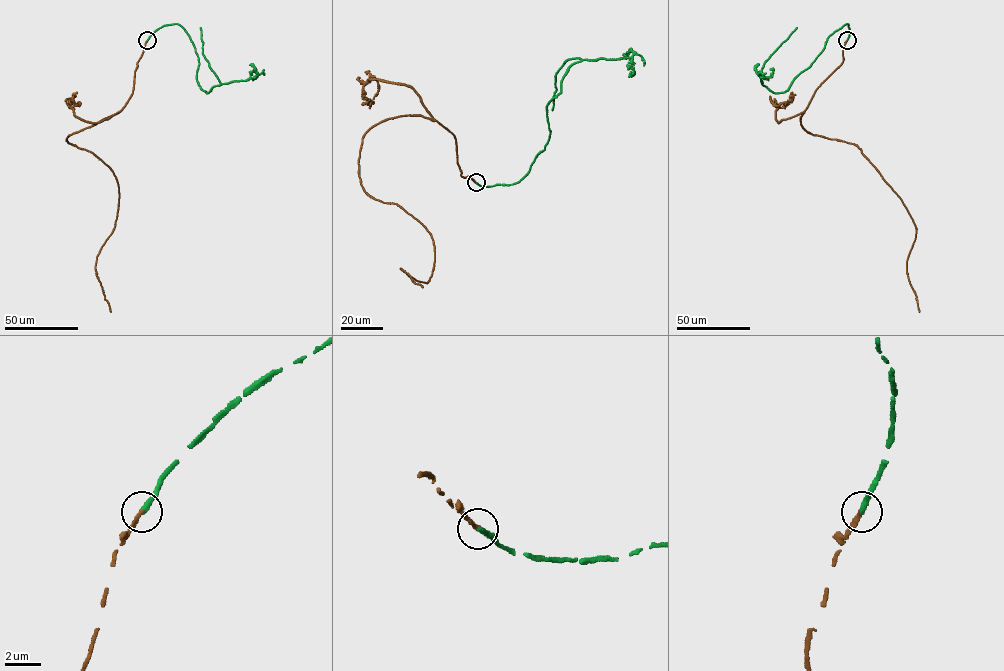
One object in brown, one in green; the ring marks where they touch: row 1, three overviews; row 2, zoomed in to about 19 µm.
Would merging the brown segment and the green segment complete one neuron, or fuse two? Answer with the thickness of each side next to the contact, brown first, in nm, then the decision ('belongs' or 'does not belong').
220/320 nm | belongs

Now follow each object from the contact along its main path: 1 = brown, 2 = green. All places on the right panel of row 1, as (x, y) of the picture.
1: (847, 40), (800, 123), (861, 149), (901, 199), (916, 229), (906, 267), (919, 311)
2: (847, 40), (848, 24), (828, 37), (824, 49), (789, 88), (774, 93), (762, 84), (761, 69), (797, 27)

